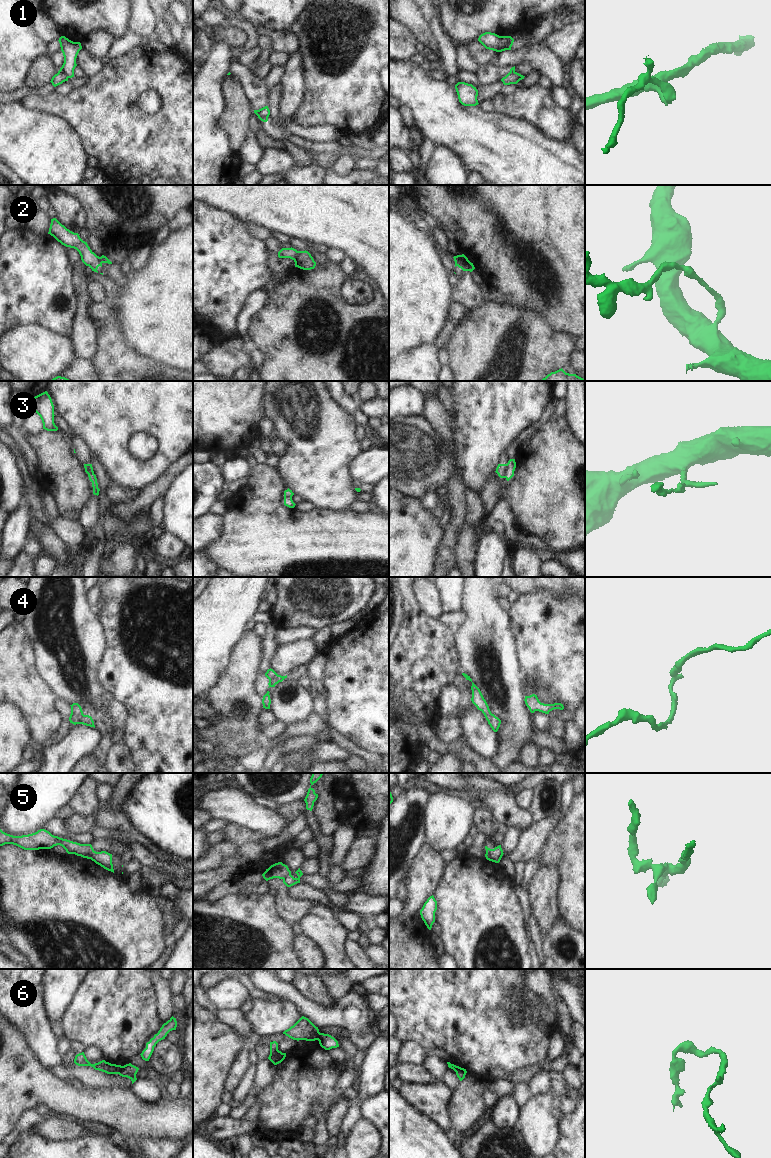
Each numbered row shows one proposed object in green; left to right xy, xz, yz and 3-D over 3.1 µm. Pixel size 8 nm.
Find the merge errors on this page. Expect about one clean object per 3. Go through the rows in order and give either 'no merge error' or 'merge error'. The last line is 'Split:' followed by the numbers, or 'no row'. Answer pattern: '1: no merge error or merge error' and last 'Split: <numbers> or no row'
1: merge error
2: merge error
3: merge error
4: merge error
5: merge error
6: merge error
Split: 1, 2, 3, 4, 5, 6

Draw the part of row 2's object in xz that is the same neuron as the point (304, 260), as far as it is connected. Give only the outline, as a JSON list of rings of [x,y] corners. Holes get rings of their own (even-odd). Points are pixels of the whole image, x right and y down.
[[[298,251],[297,257],[294,260],[295,267],[303,270],[311,270],[316,266],[316,262],[308,251]]]

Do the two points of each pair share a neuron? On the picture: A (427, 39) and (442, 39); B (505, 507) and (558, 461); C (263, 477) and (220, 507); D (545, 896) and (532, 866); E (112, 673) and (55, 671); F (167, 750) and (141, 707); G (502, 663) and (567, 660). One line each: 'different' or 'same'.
A: different
B: different
C: different
D: different
E: different
F: same
G: different

